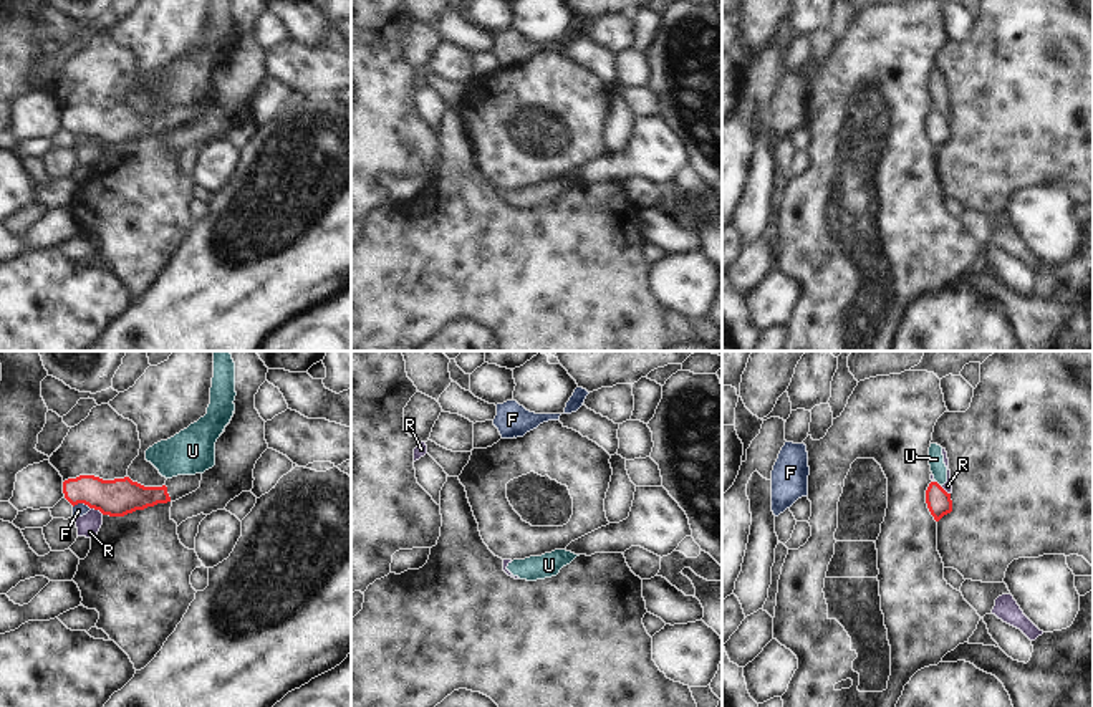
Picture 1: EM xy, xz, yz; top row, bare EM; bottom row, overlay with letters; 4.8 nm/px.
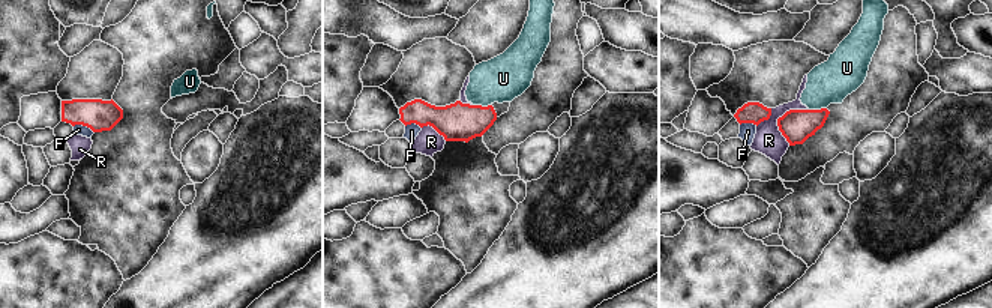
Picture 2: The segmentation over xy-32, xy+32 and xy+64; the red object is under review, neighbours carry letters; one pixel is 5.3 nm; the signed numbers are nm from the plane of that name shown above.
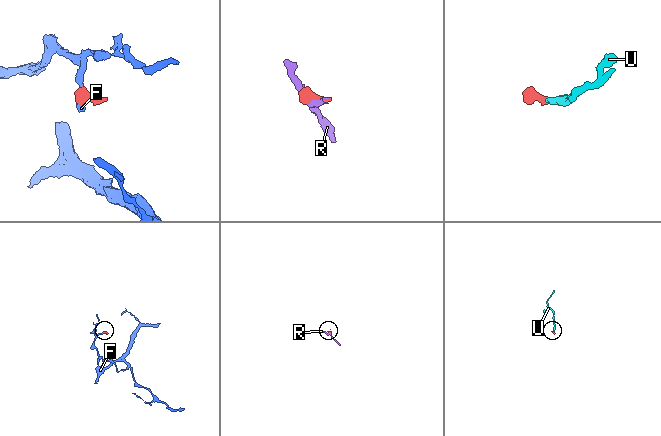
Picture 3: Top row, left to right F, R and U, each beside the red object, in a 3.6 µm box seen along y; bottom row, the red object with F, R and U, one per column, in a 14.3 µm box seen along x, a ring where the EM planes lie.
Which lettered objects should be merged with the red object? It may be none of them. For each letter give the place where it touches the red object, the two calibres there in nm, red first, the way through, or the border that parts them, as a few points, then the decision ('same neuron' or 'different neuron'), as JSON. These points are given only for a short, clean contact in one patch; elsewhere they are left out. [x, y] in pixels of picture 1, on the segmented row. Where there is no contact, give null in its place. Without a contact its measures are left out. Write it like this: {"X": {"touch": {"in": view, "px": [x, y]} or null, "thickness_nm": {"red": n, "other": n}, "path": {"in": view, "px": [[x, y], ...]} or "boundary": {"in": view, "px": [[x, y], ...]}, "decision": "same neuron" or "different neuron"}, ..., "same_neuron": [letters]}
{"F": {"touch": {"in": "xy", "px": [81, 502]}, "thickness_nm": {"red": 180, "other": 60}, "boundary": {"in": "xy", "px": [[73, 505], [85, 504], [90, 509]]}, "decision": "different neuron"}, "R": {"touch": {"in": "xy", "px": [98, 509]}, "thickness_nm": {"red": 180, "other": 120}, "boundary": {"in": "xy", "px": [[91, 507], [103, 514]]}, "decision": "different neuron"}, "U": {"touch": {"in": "yz", "px": [938, 484]}, "thickness_nm": {"red": 120, "other": 80}, "boundary": {"in": "yz", "px": [[936, 480], [939, 485]]}, "decision": "different neuron"}, "same_neuron": []}

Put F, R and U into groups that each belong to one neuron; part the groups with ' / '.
F / R U

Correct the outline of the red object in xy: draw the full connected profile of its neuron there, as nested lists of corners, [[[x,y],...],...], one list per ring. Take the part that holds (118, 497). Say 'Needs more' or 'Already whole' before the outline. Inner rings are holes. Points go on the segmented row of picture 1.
Needs more. [[[202,474],[167,479],[162,487],[144,487],[129,477],[103,480],[79,475],[63,482],[65,498],[75,507],[84,503],[103,515],[124,517],[157,503],[176,502],[200,487]]]

